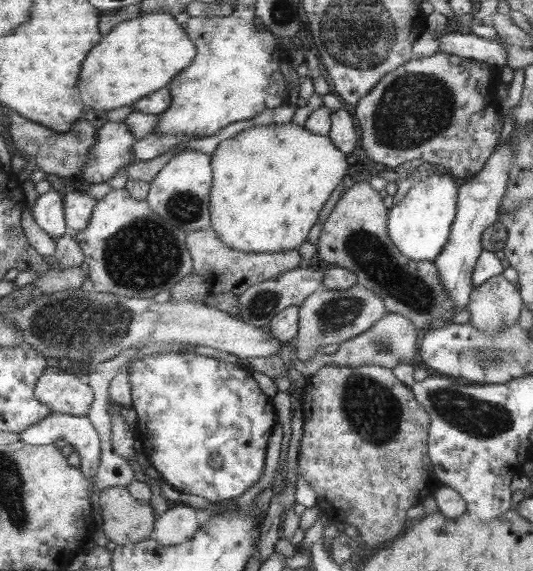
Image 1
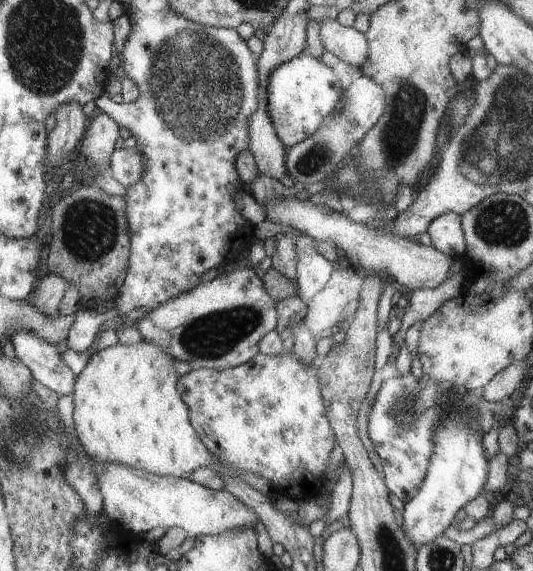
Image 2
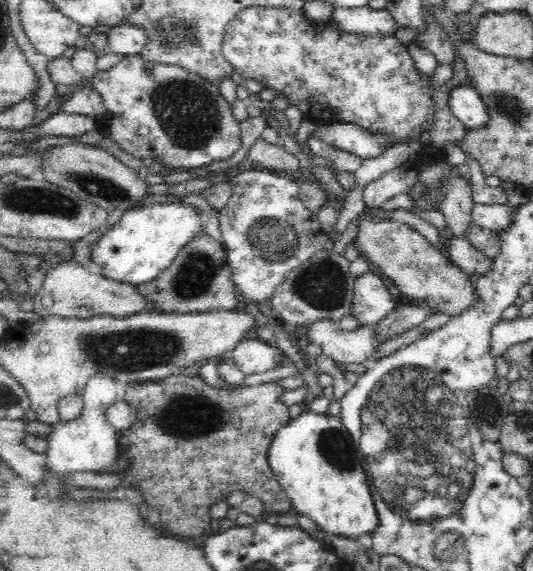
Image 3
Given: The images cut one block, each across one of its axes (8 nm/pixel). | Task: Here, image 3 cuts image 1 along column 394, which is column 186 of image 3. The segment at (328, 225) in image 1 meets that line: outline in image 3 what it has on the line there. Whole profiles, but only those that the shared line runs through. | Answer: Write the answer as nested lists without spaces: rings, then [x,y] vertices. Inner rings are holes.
[[[208,234],[194,236],[176,256],[176,260],[160,272],[150,284],[134,286],[144,294],[160,314],[206,314],[214,310],[234,310],[240,294],[232,282],[232,268],[226,264],[226,250]]]

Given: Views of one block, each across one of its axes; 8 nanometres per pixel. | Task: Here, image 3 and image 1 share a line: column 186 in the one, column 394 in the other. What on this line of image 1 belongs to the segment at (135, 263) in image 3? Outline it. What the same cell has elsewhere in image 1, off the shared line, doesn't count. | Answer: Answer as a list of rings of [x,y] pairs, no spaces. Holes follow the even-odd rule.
[[[441,170],[429,172],[413,180],[405,198],[389,210],[389,238],[403,256],[417,262],[433,262],[443,250],[453,232],[457,218],[457,184],[451,174]]]

